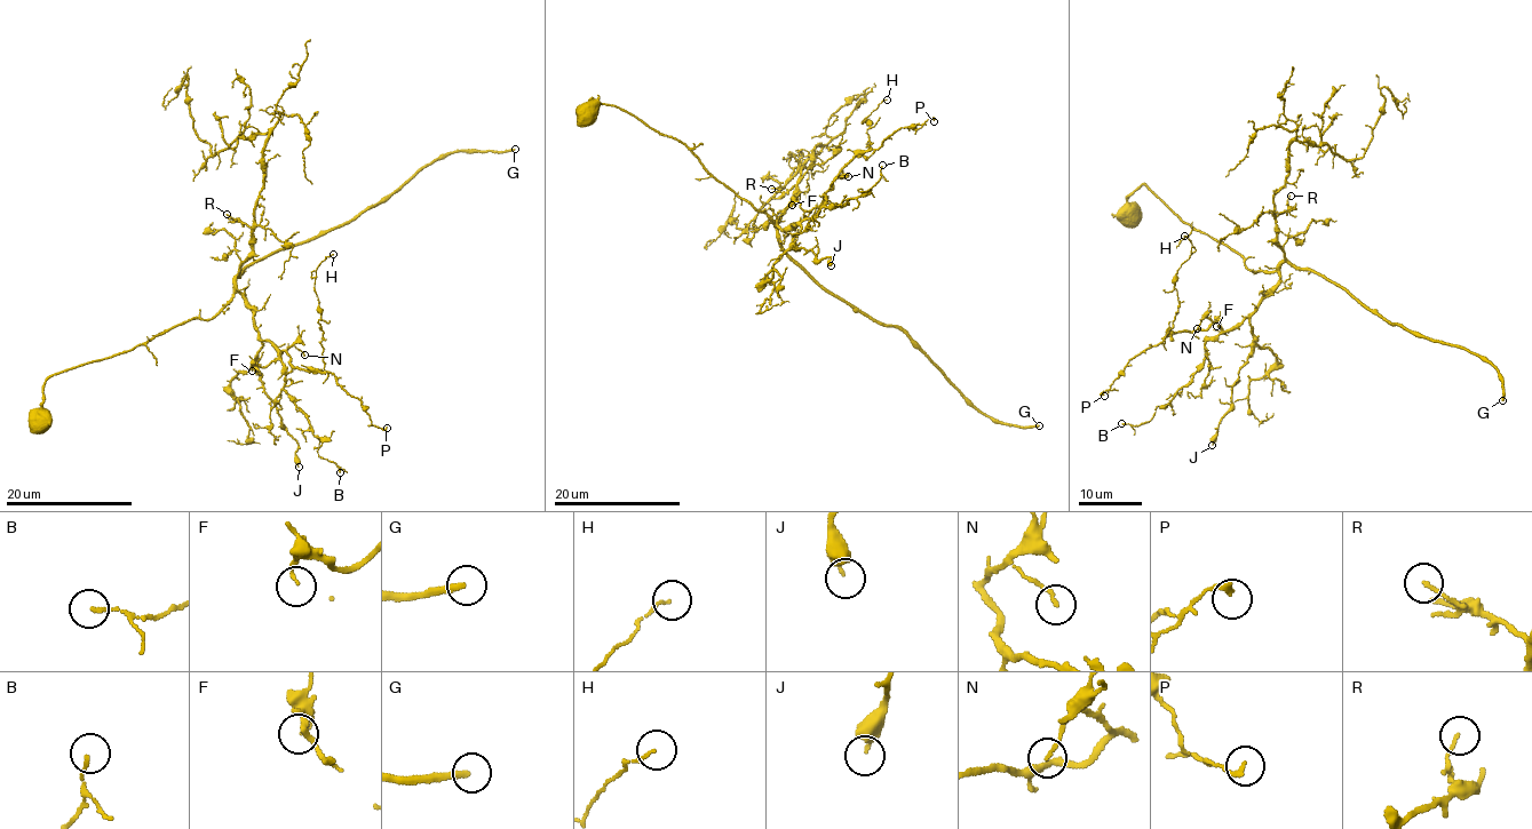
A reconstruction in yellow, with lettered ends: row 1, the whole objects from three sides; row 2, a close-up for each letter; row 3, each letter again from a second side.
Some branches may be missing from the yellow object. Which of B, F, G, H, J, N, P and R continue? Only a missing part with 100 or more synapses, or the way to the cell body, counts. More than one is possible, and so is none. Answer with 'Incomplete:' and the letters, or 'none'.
Incomplete: G

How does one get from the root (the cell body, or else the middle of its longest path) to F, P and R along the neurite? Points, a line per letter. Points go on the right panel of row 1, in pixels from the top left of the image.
F: (1127, 209), (1126, 197), (1145, 184), (1245, 265), (1278, 273), (1244, 319), (1222, 333), (1216, 326)
P: (1127, 209), (1126, 197), (1145, 184), (1180, 221), (1279, 280), (1231, 329), (1213, 323), (1150, 345), (1104, 396)
R: (1127, 209), (1126, 197), (1145, 184), (1180, 221), (1268, 272), (1285, 260), (1276, 218), (1291, 196)

